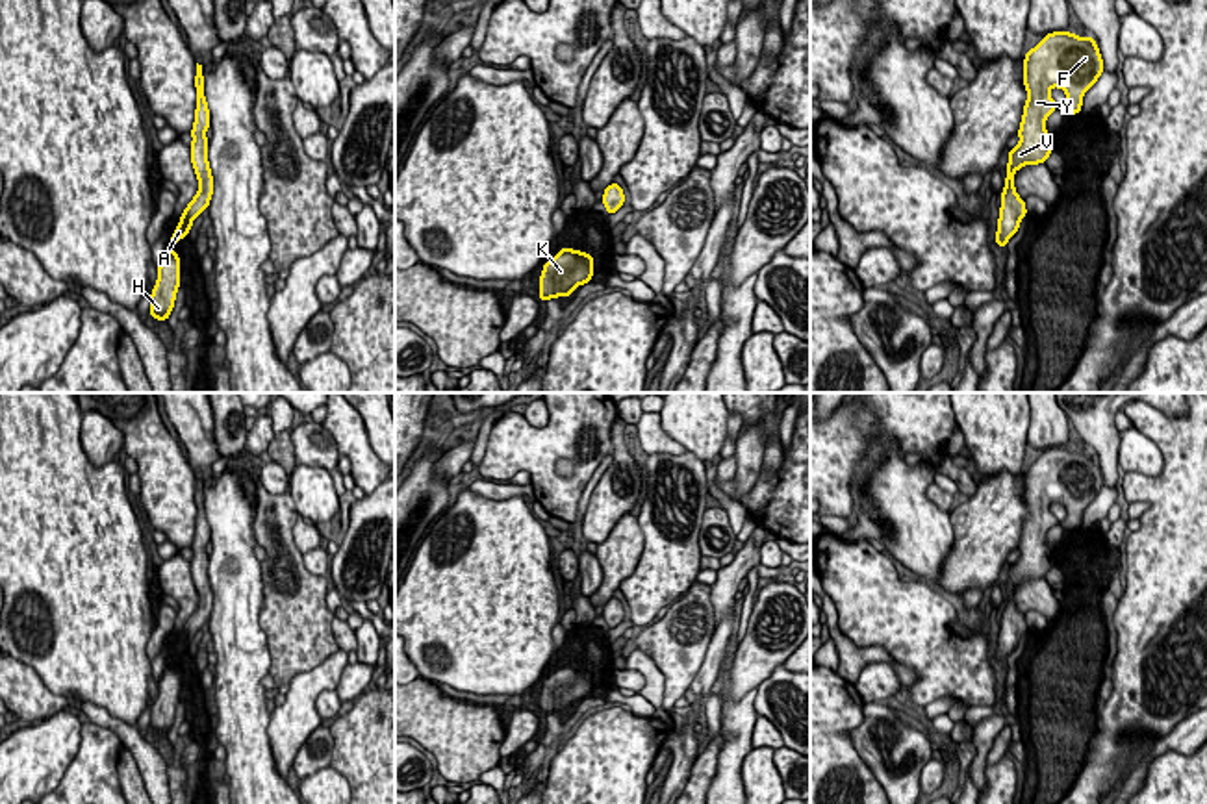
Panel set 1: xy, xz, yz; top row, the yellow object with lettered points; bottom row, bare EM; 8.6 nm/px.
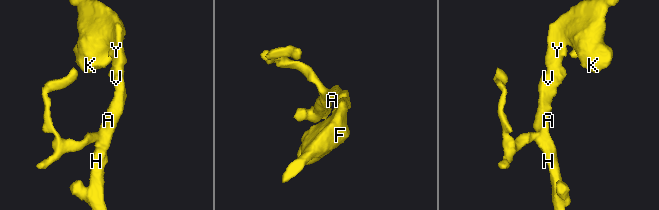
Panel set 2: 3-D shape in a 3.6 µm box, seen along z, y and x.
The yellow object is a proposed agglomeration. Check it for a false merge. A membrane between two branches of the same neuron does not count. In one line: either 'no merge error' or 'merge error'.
no merge error

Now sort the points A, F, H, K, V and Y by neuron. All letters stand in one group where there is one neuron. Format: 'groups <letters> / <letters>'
groups A F H K V Y

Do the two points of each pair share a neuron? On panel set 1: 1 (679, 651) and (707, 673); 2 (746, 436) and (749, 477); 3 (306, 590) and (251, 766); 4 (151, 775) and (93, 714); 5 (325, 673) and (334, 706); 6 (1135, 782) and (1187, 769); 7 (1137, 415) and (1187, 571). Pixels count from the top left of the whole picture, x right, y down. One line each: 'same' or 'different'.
1: different
2: same
3: different
4: same
5: different
6: different
7: same

